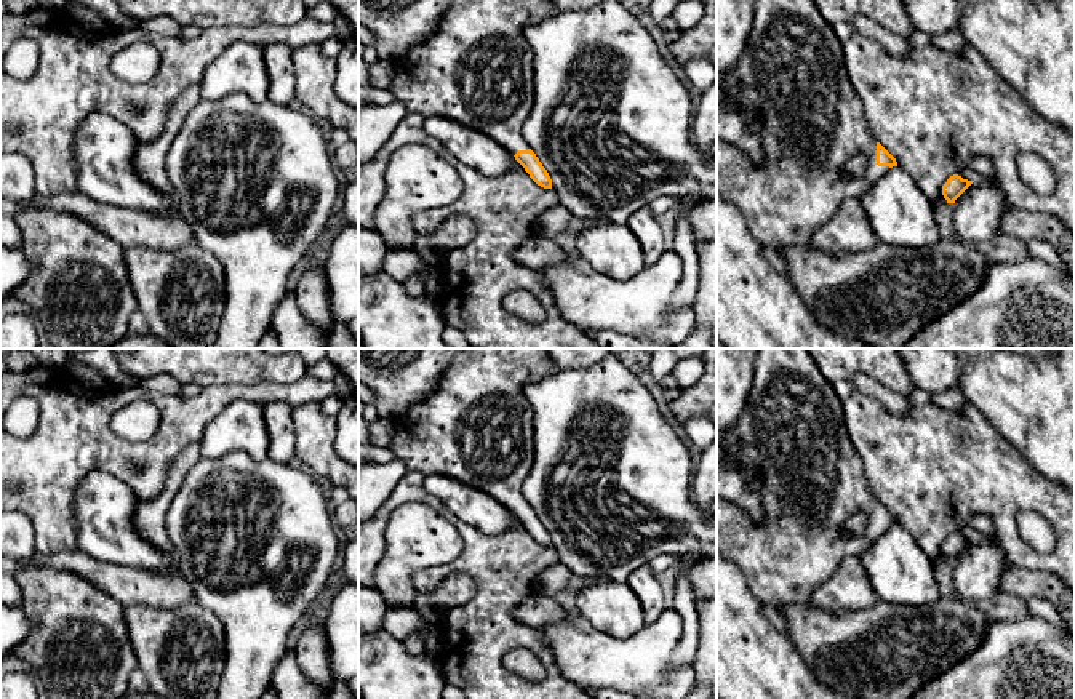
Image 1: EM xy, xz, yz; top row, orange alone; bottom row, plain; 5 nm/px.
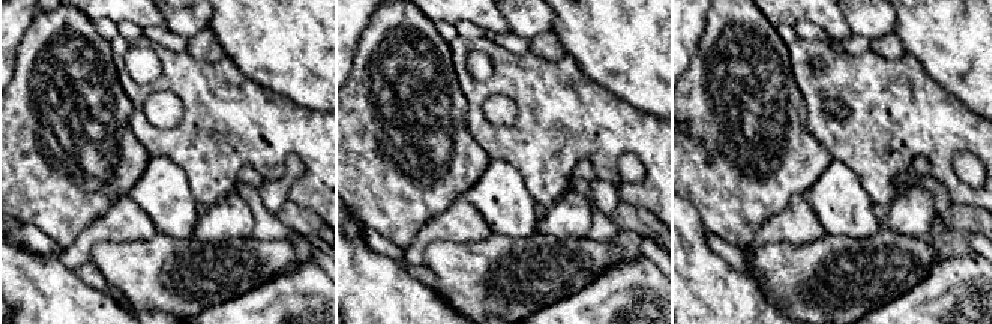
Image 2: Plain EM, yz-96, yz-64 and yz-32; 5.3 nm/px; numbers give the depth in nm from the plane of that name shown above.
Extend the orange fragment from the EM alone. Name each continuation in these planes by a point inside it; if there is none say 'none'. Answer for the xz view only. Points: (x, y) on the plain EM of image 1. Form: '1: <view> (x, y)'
1: xz (477, 426)

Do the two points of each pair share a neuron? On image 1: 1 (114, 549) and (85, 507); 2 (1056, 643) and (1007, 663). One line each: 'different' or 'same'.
1: same
2: same

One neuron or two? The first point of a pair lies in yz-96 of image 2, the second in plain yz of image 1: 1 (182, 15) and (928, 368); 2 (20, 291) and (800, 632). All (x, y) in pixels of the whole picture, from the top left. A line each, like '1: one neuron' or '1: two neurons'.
1: one neuron
2: two neurons

